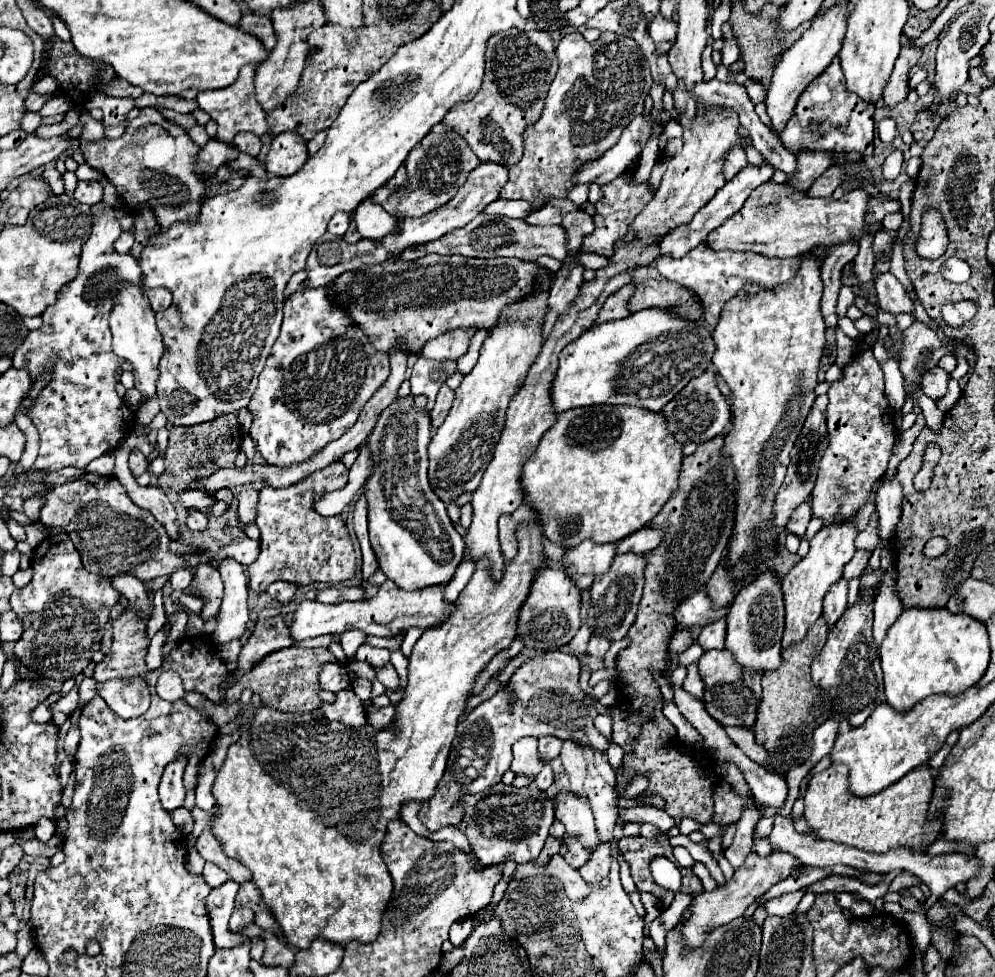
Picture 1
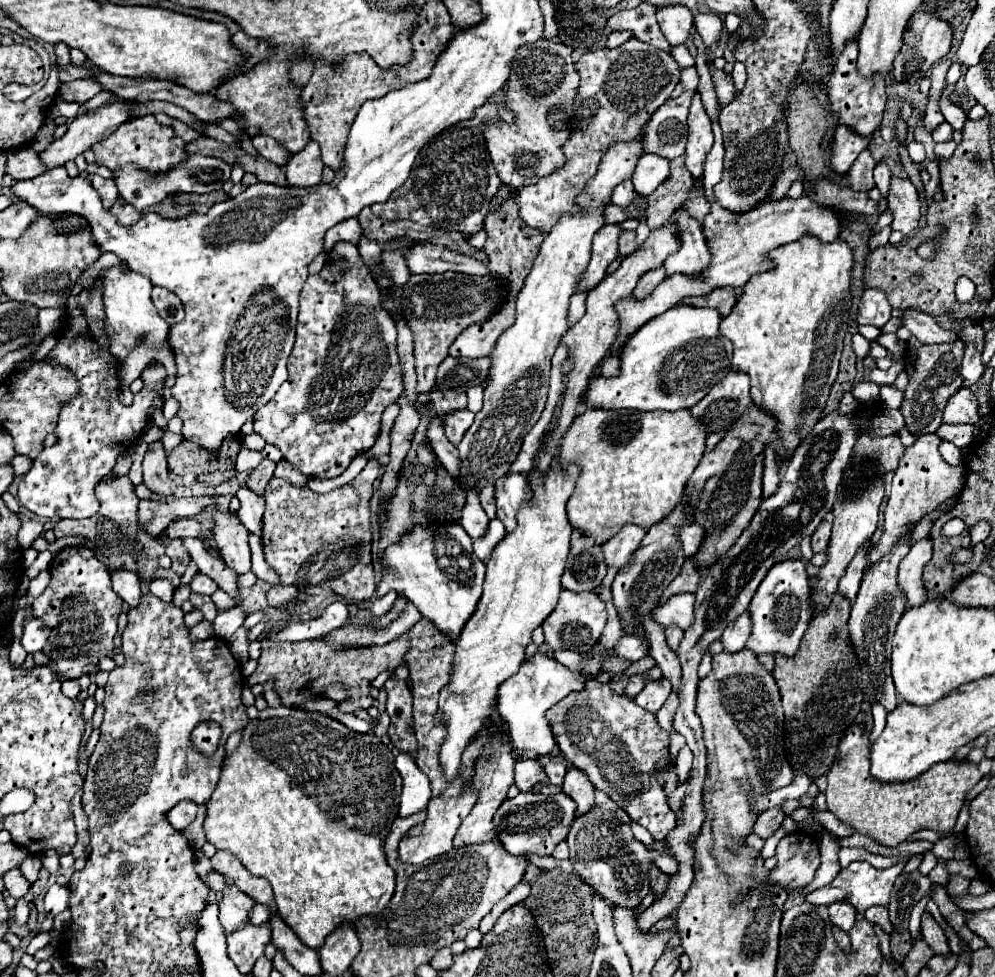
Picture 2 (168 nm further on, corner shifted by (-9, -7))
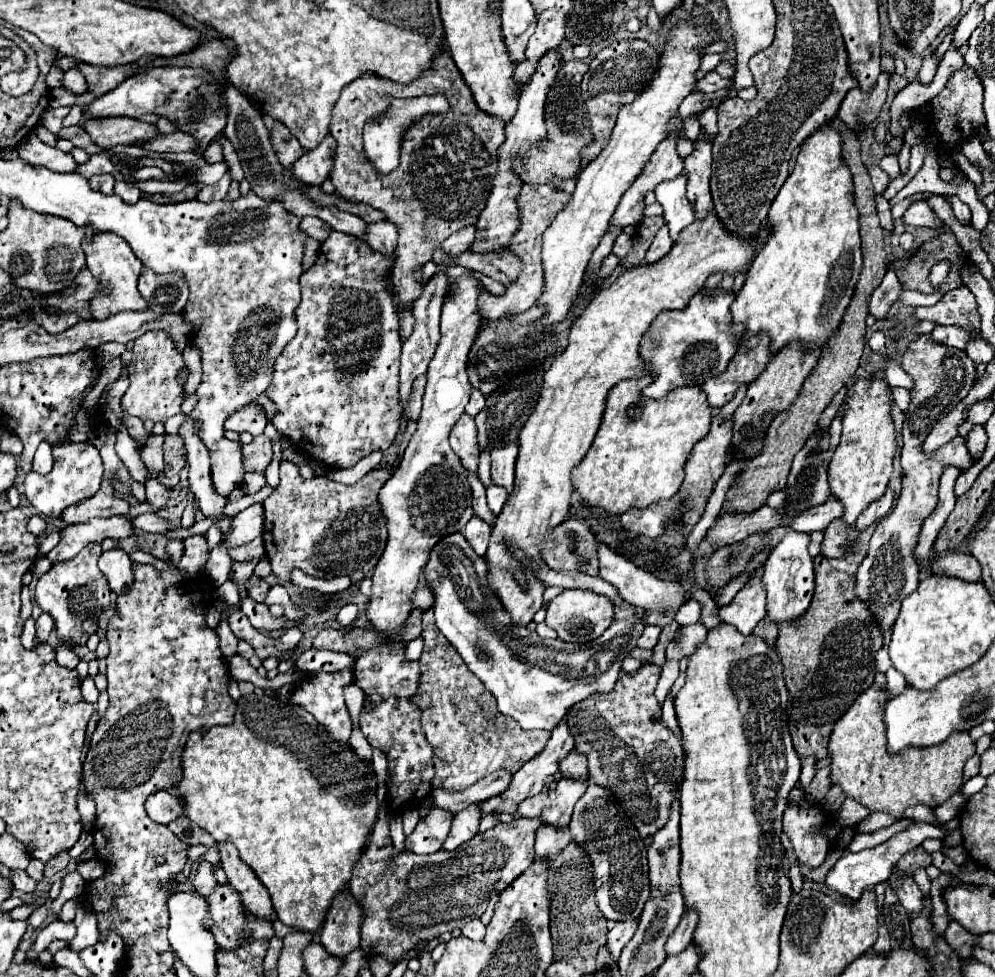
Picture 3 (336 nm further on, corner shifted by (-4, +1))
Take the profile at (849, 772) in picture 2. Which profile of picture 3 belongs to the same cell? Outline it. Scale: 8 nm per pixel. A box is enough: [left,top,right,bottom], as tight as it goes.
[828,686,976,820]

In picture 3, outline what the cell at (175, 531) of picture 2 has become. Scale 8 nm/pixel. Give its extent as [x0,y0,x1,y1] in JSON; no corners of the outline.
[132,512,168,534]

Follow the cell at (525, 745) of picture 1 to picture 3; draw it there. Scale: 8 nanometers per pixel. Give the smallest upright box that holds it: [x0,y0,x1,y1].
[424,532,646,730]

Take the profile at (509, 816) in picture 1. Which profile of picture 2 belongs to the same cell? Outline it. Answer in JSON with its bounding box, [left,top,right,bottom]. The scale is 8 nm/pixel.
[495,792,577,856]

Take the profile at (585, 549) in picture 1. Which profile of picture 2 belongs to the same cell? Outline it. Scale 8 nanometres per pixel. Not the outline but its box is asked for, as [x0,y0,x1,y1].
[603,524,647,568]

